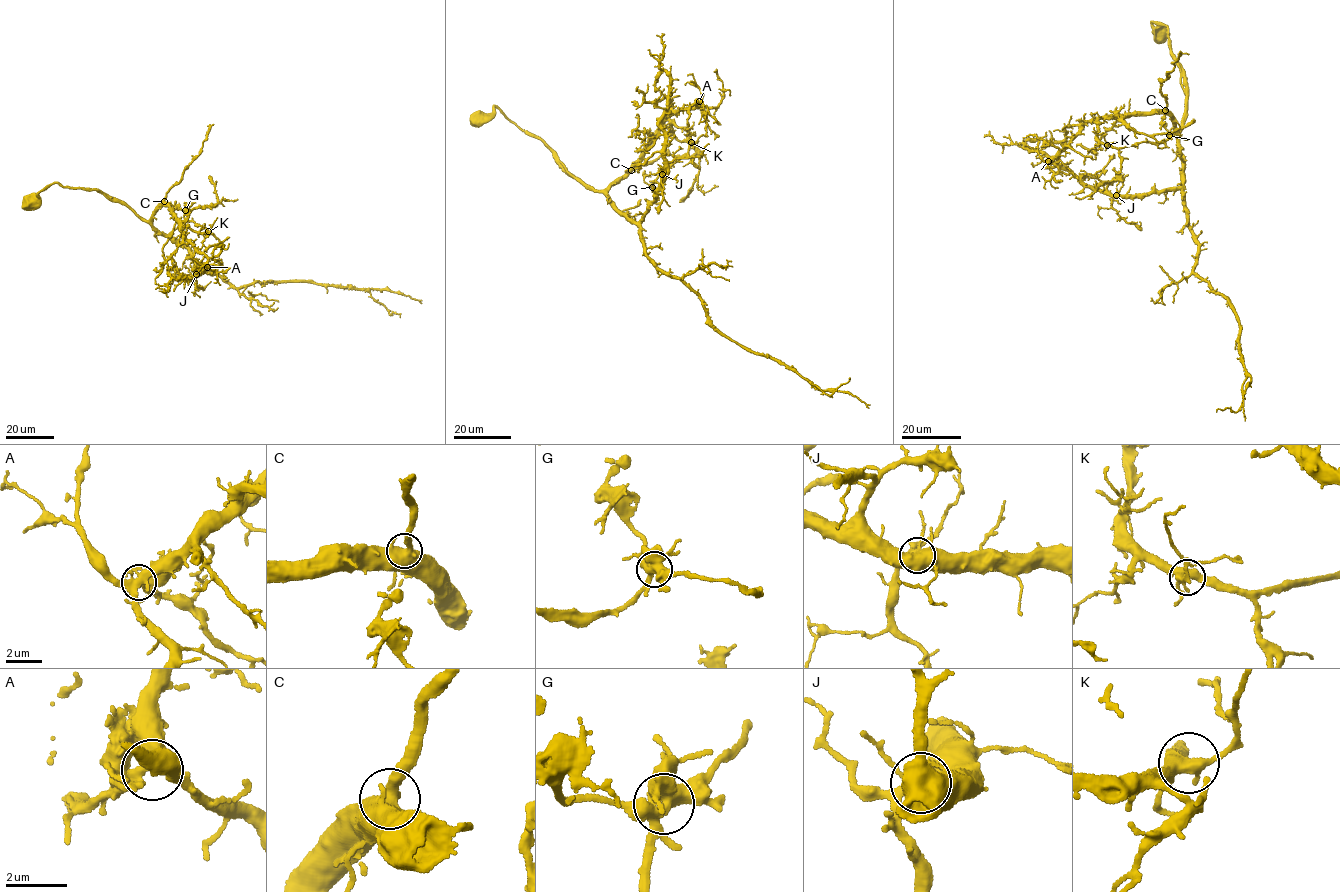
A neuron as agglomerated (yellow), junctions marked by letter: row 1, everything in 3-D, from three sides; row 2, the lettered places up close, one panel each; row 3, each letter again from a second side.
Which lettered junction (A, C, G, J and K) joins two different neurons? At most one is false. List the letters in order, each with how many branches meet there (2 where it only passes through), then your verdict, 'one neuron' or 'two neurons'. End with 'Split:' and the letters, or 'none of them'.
A: branches 5; one neuron
C: branches 3; one neuron
G: branches 4; one neuron
J: branches 4; one neuron
K: branches 4; one neuron
Split: none of them

